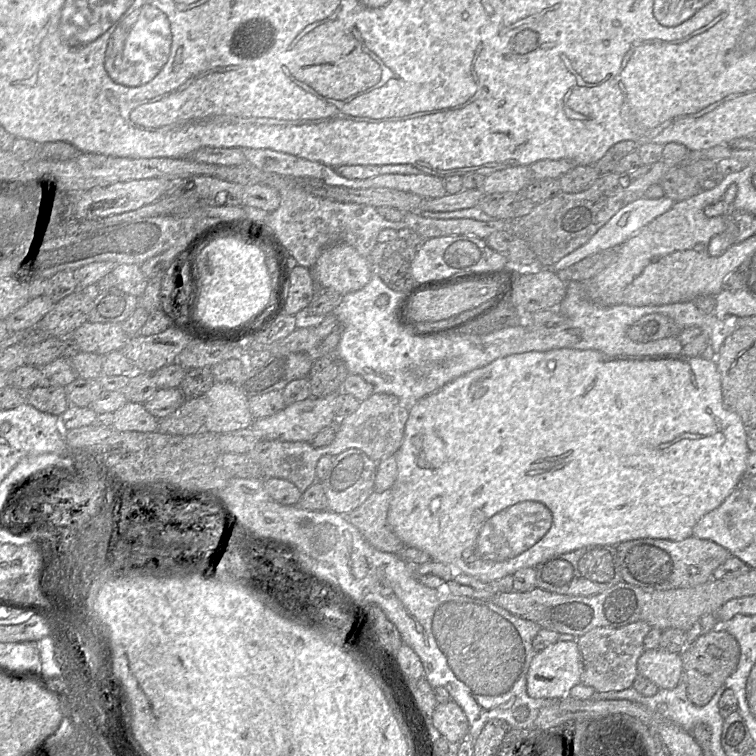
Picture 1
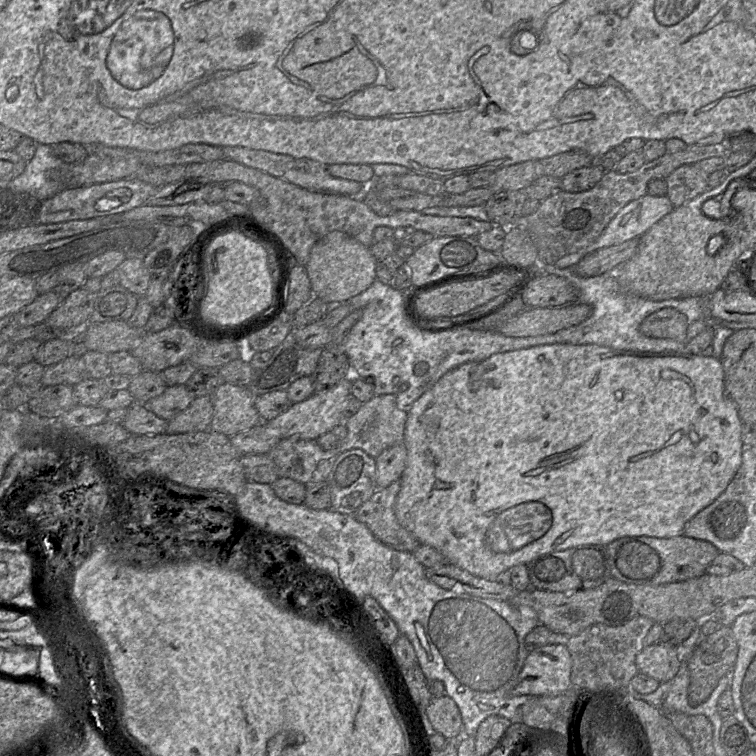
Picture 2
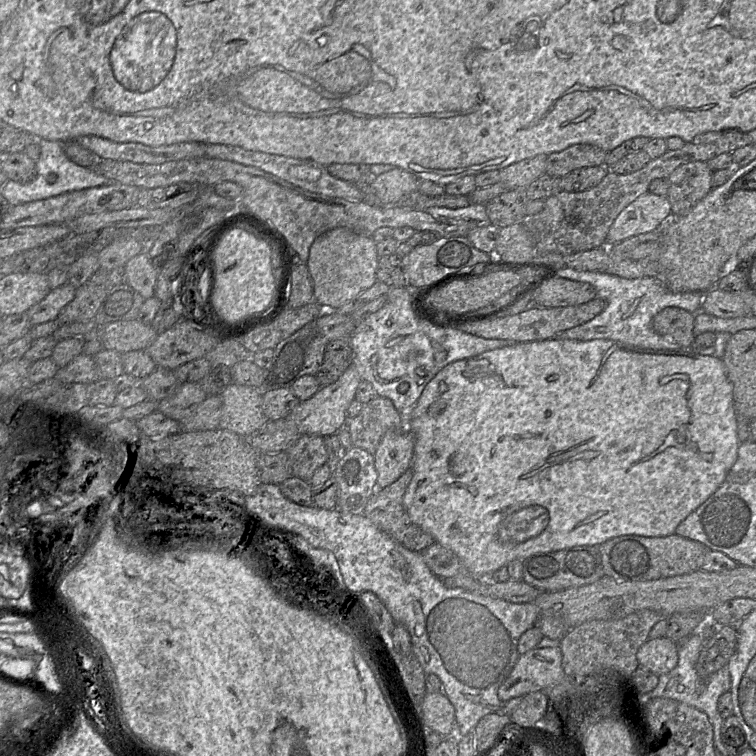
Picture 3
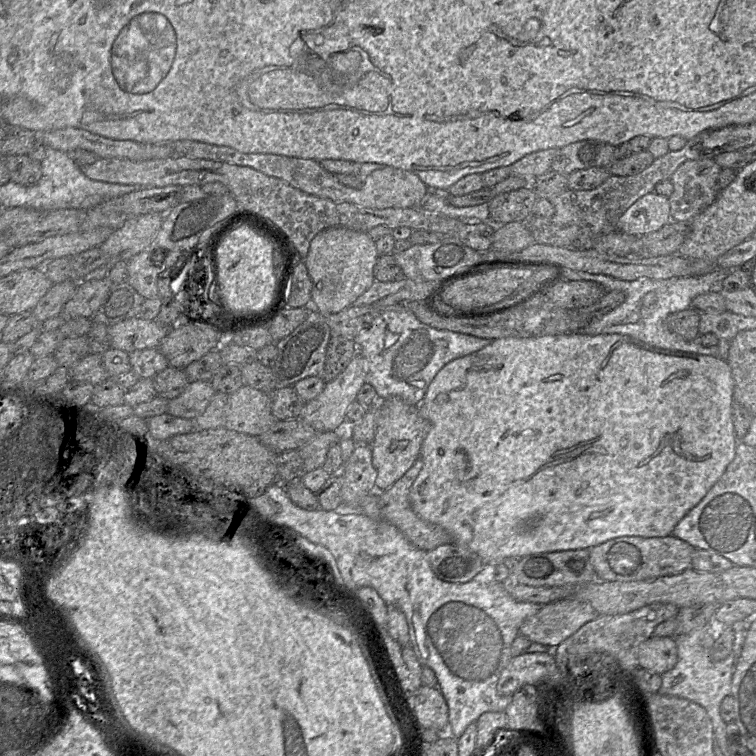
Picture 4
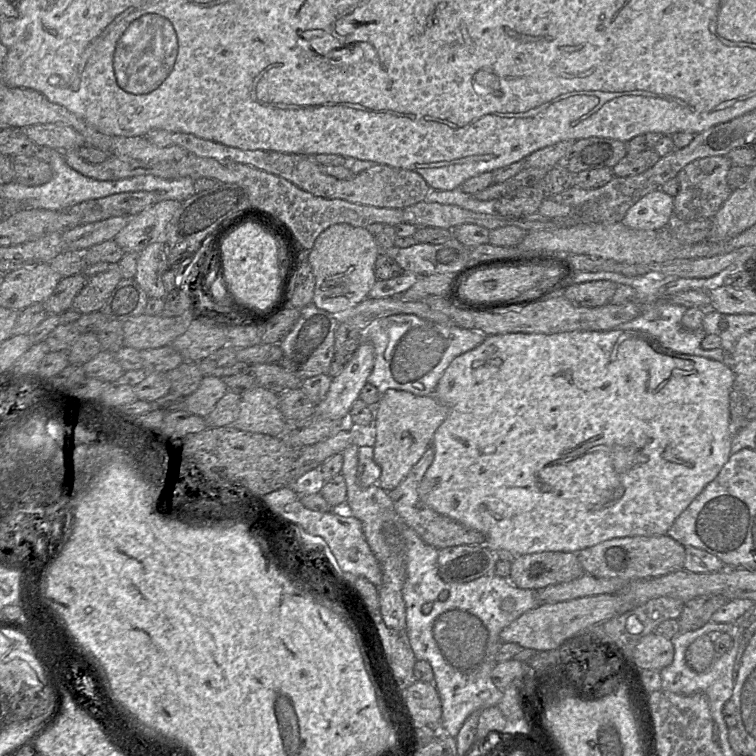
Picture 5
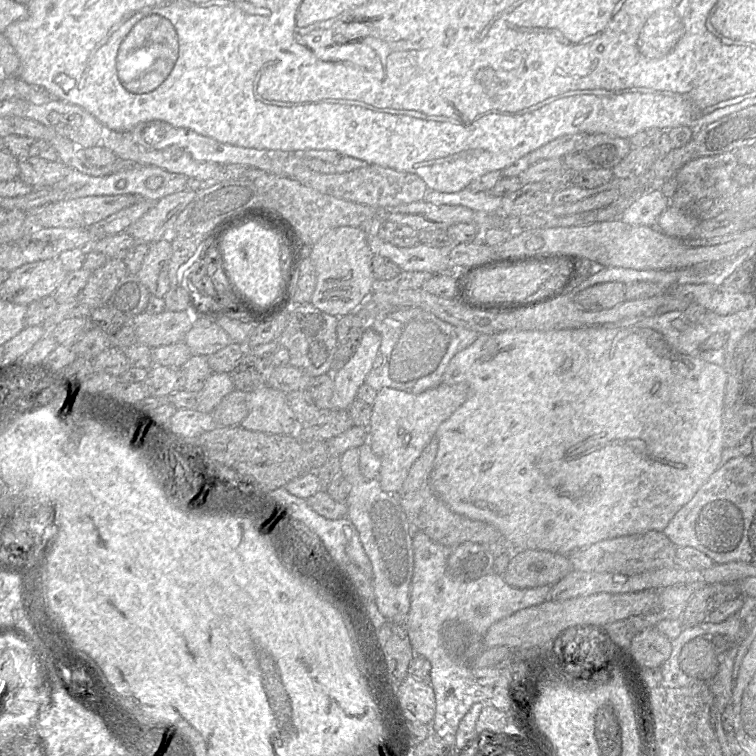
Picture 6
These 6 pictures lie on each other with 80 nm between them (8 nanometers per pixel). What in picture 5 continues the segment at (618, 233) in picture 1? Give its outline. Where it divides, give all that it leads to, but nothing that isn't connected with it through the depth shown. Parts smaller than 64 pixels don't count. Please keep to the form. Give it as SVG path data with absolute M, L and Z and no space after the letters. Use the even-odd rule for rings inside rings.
M656 189L630 207L621 222L639 230L665 229L674 222L674 198Z

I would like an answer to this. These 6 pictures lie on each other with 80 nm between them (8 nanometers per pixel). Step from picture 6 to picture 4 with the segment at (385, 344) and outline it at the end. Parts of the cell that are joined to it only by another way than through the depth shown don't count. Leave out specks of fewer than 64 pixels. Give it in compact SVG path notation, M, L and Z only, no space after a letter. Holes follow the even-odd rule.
M396 304L379 313L355 338L358 353L367 362L366 382L375 388L378 401L399 397L408 405L418 407L437 373L450 361L481 350L494 339L480 338L446 329L437 329L421 322L406 304Z

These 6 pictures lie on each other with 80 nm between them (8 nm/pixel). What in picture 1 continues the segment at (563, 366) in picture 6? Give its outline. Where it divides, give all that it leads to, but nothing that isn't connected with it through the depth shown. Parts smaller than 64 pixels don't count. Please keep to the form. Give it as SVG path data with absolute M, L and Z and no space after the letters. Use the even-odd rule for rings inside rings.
M560 348L548 351L530 351L501 357L486 366L477 368L444 385L438 391L425 396L409 406L409 416L405 424L404 437L397 450L396 462L397 478L391 487L392 497L388 509L387 522L393 532L406 545L419 548L427 552L431 559L453 565L464 573L481 581L495 582L521 568L534 567L550 557L567 553L586 546L610 545L635 540L639 538L658 538L680 541L692 536L692 530L698 520L706 513L717 508L733 491L746 469L747 457L750 453L746 443L746 427L740 416L727 409L723 403L721 374L715 360L705 359L702 356L686 356L682 353L655 354L655 355L609 355L594 349Z

